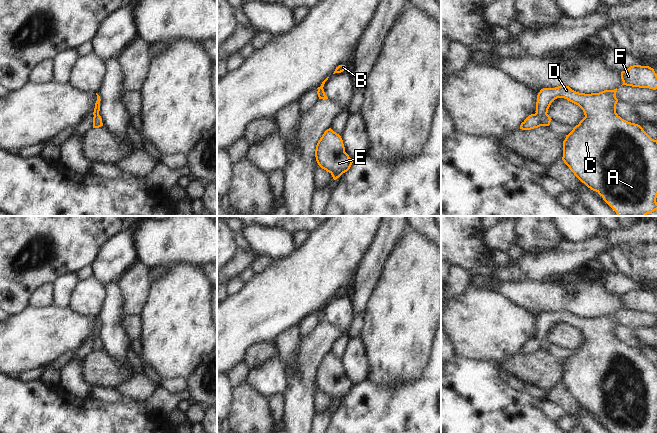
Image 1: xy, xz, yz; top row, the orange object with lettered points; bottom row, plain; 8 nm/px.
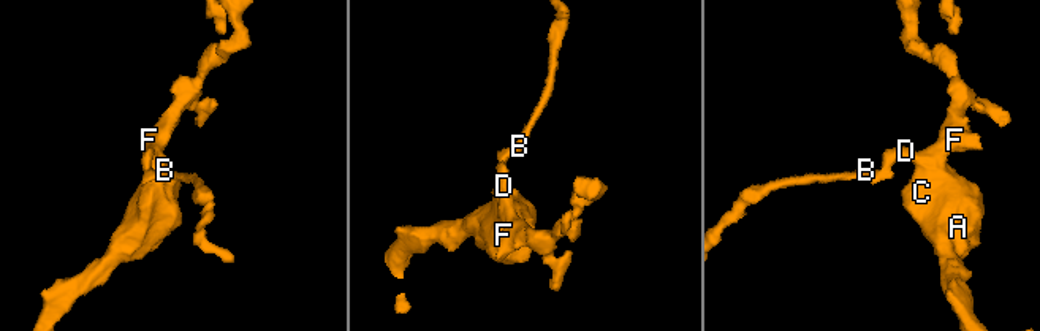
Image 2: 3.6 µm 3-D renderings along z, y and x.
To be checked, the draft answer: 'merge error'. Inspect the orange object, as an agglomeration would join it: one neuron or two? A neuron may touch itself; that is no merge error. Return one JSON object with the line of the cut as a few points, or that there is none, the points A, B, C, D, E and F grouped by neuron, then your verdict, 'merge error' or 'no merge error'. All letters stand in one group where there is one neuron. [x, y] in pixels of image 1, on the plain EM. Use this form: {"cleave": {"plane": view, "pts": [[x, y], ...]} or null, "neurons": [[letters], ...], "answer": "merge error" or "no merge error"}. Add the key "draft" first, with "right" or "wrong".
{"draft": "wrong", "cleave": null, "neurons": [["A", "B", "C", "D", "E", "F"]], "answer": "no merge error"}

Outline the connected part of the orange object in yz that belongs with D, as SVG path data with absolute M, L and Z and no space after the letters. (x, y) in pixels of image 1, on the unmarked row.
M569 310L543 312L537 319L536 337L529 339L520 349L522 354L531 354L540 350L549 350L547 338L551 327L557 322L564 322L578 329L585 341L566 359L563 365L562 384L574 399L588 412L596 415L612 433L657 433L657 364L652 363L643 352L622 343L616 337L617 312L599 317L579 317Z

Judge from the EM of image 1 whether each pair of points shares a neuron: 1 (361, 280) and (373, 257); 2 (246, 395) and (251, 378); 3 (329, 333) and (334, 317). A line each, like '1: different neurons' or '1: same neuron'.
1: same neuron
2: different neurons
3: different neurons

